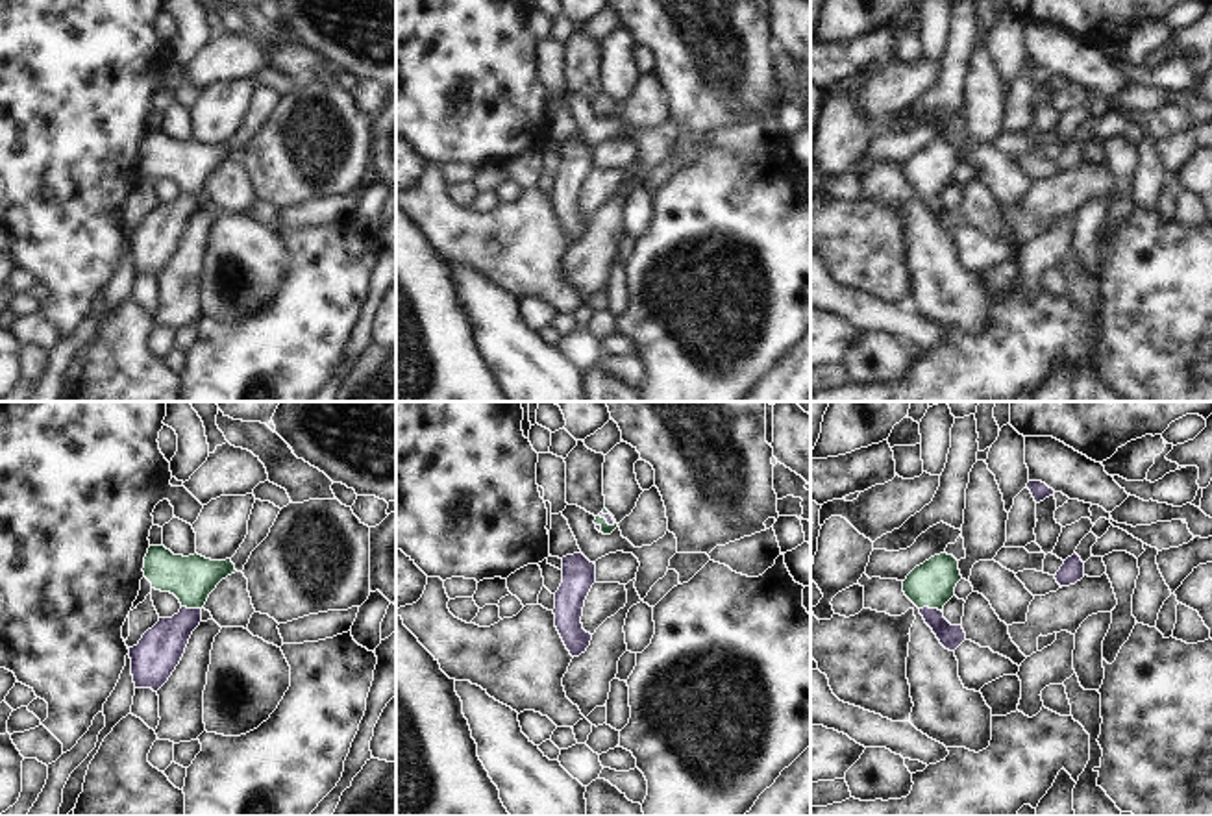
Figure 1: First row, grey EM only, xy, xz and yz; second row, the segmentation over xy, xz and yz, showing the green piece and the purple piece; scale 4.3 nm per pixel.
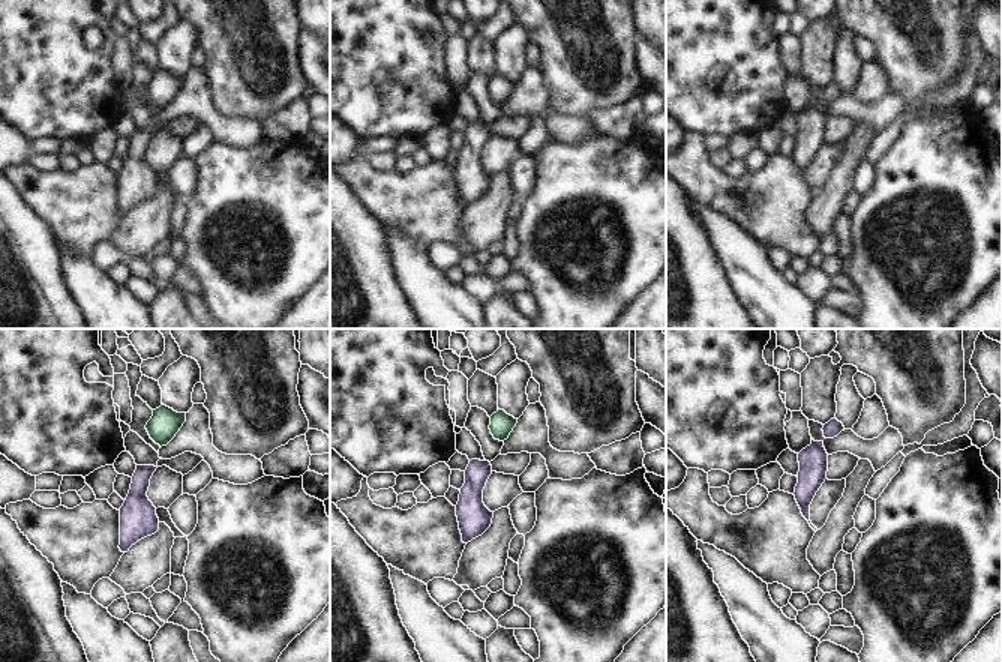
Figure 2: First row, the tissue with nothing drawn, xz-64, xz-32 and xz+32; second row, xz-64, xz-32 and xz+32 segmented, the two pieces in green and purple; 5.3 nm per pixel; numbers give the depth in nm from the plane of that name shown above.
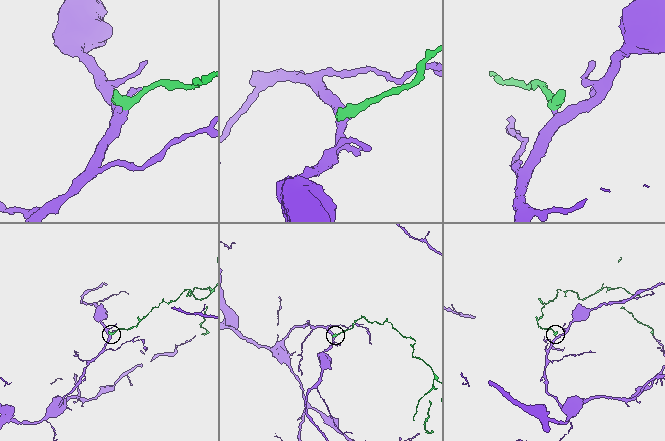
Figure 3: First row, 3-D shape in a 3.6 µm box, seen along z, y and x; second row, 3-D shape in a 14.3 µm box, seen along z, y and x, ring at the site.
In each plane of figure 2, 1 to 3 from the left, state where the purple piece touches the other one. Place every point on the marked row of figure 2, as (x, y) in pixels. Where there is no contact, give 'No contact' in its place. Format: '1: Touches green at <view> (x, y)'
1: No contact
2: No contact
3: No contact

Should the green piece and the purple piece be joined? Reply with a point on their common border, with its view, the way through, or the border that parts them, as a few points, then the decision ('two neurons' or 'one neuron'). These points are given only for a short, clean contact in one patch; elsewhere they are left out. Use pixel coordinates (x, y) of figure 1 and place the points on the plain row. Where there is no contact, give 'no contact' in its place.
contact yz (931, 193); way yz (933, 169), (931, 193), (935, 206), (952, 222); one neuron

